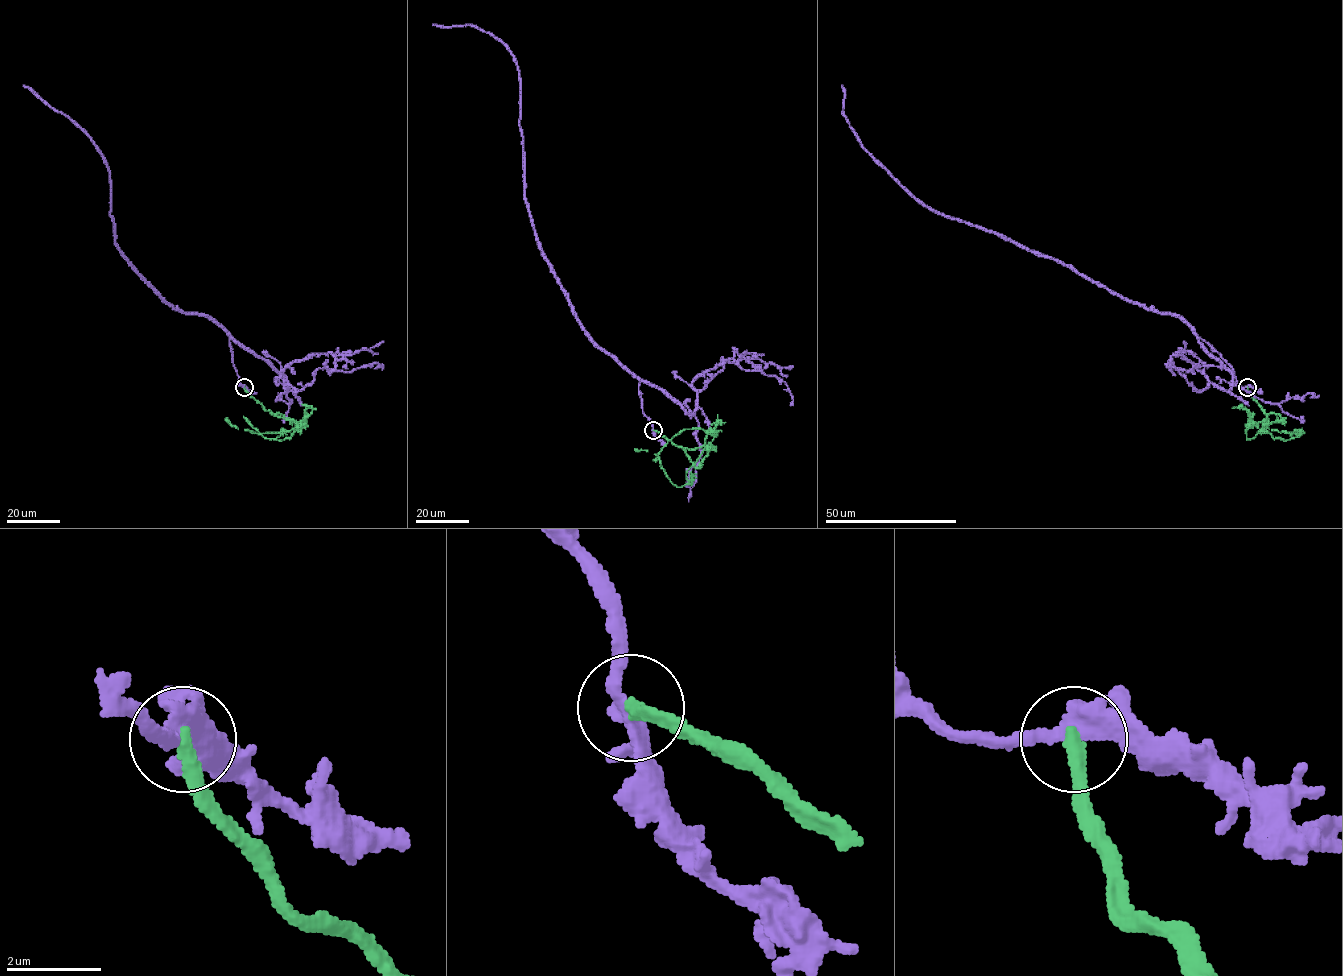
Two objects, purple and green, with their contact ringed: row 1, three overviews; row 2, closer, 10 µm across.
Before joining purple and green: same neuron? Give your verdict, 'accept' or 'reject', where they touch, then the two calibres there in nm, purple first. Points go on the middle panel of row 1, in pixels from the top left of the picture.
reject | (653, 430) | 360/300 nm

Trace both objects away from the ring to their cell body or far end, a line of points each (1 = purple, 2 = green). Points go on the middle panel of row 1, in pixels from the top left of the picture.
1: (653, 430), (639, 381), (584, 328), (538, 243), (525, 197), (516, 60), (472, 25), (432, 24)
2: (653, 430), (682, 448), (696, 467), (709, 448), (687, 471), (689, 482), (678, 487), (654, 454), (636, 450)

